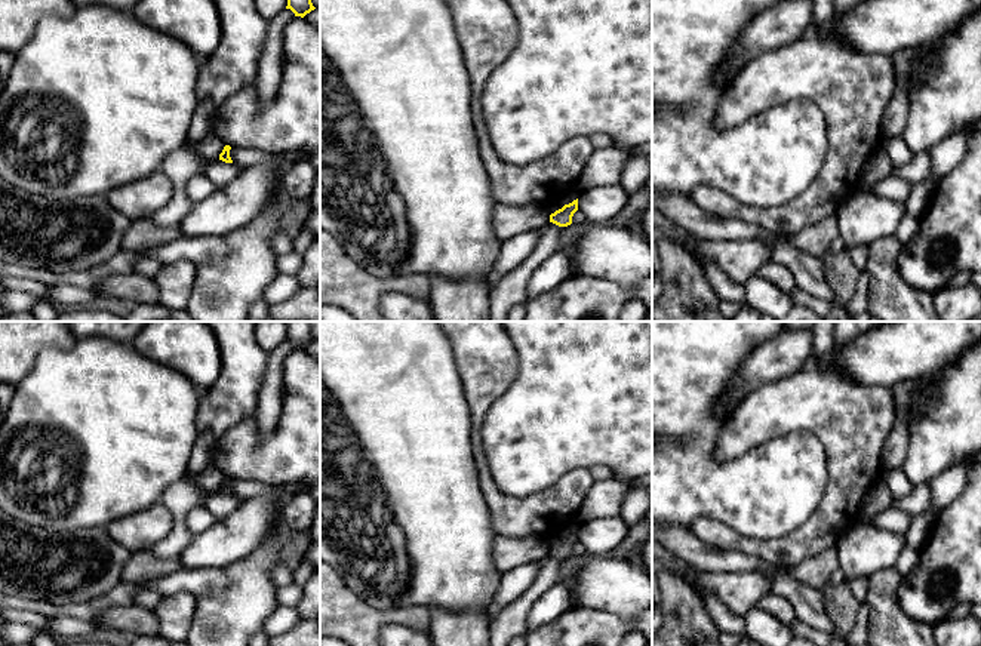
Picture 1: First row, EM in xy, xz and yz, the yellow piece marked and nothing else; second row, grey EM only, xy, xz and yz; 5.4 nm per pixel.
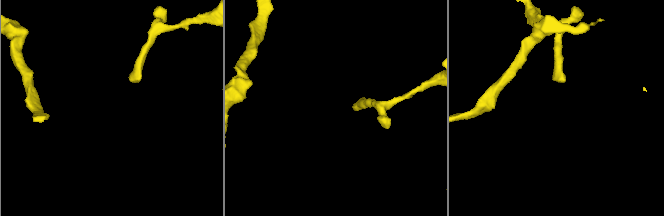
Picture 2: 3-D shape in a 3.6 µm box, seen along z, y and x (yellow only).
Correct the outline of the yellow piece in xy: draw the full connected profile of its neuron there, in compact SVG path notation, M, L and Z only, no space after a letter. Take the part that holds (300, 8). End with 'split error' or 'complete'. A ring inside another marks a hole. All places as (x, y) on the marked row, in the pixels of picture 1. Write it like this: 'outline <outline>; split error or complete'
outline M287 0L286 9L290 9L295 16L304 18L307 13L314 10L311 0Z; complete

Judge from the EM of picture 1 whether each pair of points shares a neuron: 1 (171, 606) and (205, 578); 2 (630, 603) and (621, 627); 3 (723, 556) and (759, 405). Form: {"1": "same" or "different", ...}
{"1": "different", "2": "different", "3": "different"}

